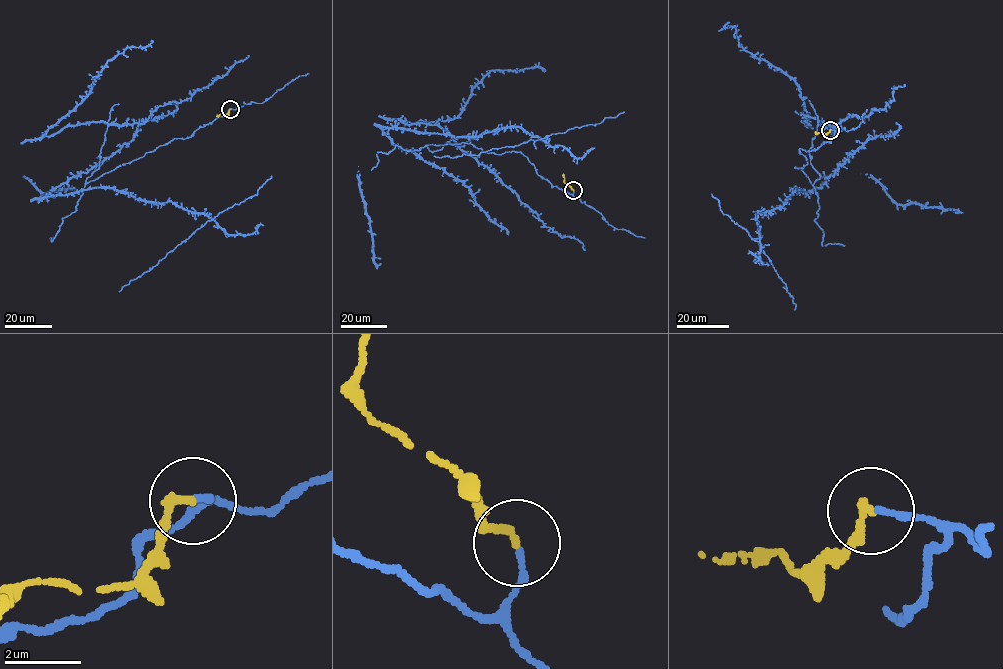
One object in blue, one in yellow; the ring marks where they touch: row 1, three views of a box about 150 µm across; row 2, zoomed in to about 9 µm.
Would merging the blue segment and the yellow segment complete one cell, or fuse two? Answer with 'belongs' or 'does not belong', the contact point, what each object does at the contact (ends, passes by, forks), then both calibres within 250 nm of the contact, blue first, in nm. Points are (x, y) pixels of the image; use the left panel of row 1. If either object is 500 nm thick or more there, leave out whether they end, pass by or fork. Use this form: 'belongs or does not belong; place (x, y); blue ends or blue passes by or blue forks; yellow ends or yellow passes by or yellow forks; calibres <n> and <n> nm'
belongs; place (230, 109); blue ends; yellow ends; calibres 160 and 200 nm

